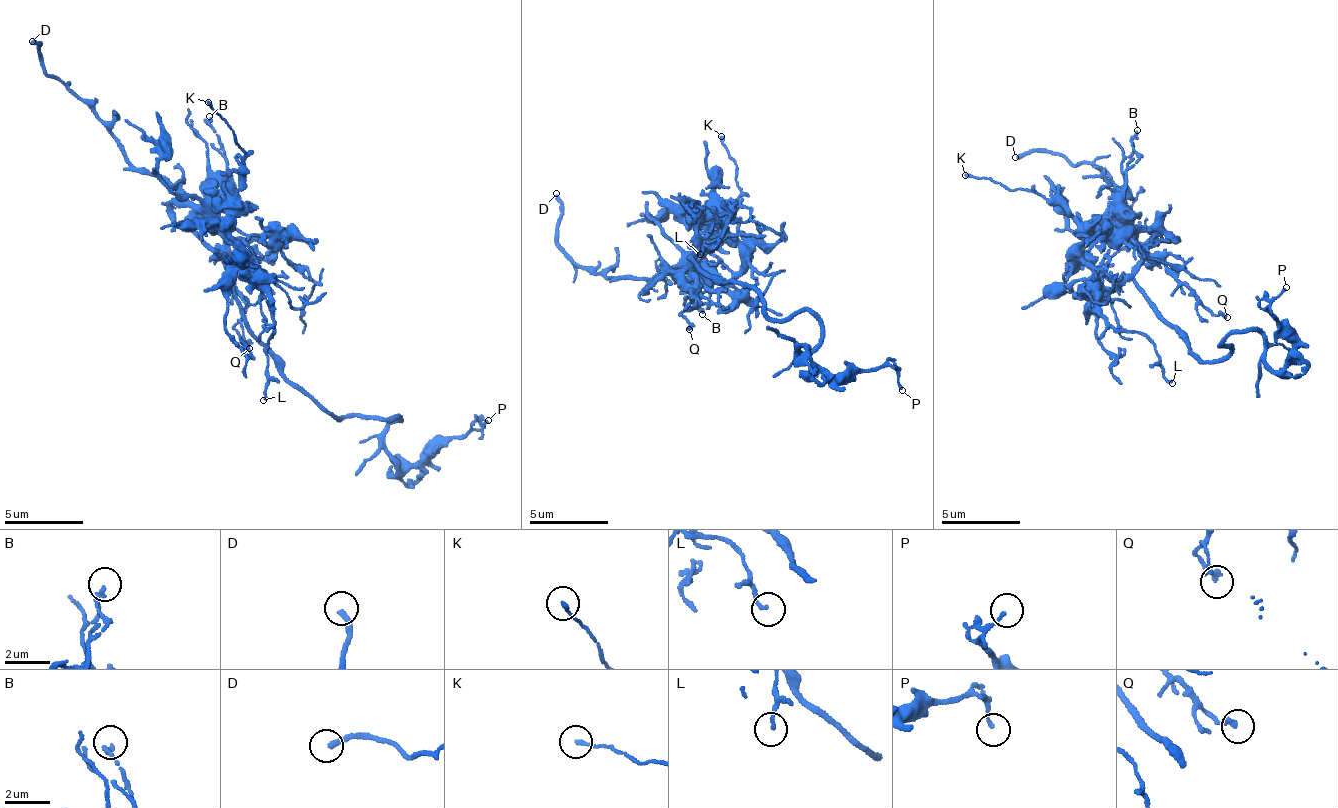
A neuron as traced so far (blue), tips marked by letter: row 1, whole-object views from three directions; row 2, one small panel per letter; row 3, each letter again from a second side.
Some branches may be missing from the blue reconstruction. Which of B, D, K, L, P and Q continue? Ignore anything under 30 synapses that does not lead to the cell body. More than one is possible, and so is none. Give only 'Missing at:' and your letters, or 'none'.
Missing at: D

